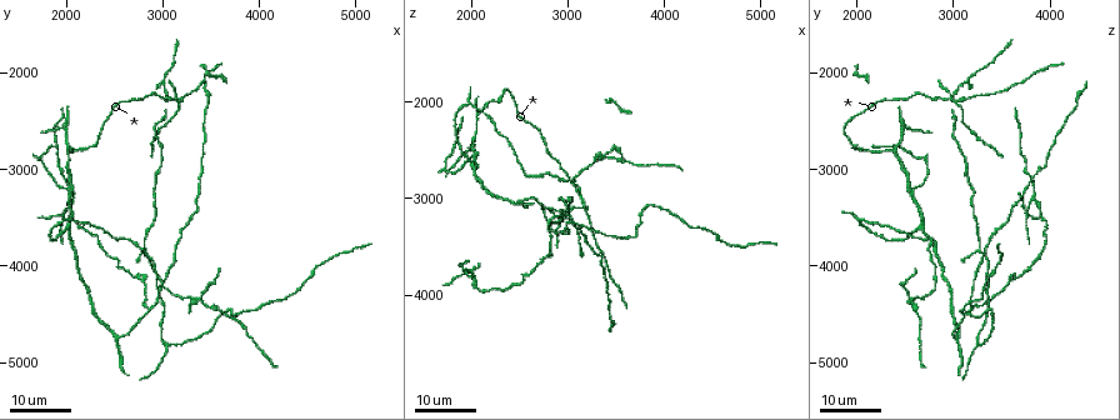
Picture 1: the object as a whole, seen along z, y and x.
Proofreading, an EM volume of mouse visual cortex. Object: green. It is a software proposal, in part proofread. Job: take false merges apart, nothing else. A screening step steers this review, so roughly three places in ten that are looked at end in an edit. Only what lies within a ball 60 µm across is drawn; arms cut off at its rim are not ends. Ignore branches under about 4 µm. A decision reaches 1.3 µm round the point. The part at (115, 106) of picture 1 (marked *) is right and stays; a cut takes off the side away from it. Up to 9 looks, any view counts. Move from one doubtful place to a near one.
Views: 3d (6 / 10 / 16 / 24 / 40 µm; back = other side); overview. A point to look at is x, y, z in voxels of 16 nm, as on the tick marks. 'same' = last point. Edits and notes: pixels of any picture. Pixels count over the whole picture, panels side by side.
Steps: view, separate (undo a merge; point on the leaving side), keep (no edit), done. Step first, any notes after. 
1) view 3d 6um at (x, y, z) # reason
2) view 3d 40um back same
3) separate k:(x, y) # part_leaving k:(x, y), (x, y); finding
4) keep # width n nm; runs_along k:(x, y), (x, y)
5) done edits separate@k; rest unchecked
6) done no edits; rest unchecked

view 3d 16um at (2040, 3200, 2580) # a fork

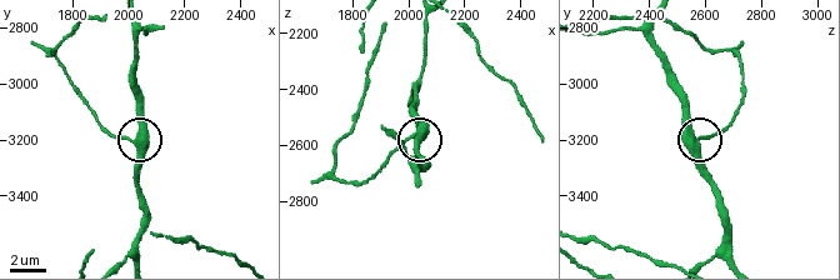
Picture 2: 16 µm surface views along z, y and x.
view 3d 6um at (2020, 3210, 2570) # zoom in

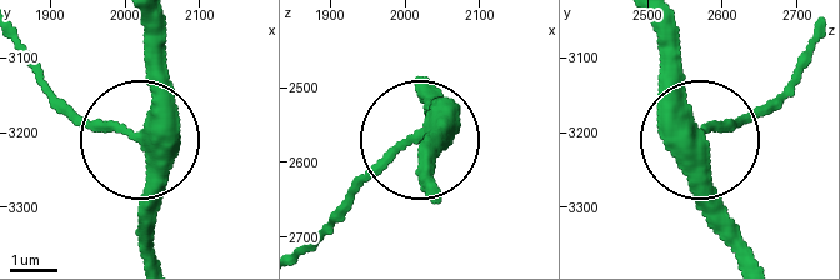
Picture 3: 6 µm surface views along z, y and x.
keep # side_arm 19 um; runs_along 3:(144, 20), (156, 115), (144, 135), (84, 120), (40, 84); one neuron here

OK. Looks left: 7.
view 3d 24um at (3120, 2240, 3000) # four-way junction

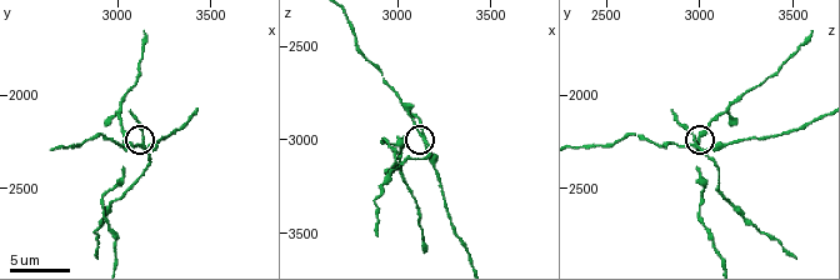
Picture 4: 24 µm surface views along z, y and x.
view 3d 10um at (3120, 2260, 2980) # closer look

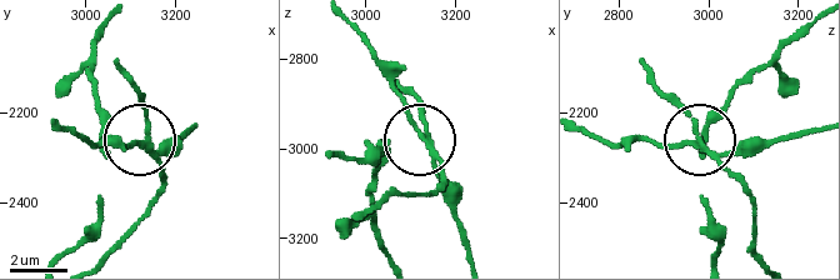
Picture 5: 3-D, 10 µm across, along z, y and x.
separate 5:(160, 180) # side_arm 17 um; part_leaving 5:(151, 151), (159, 171), (154, 200), (101, 256); two neurons meet here

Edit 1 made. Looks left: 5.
view overview

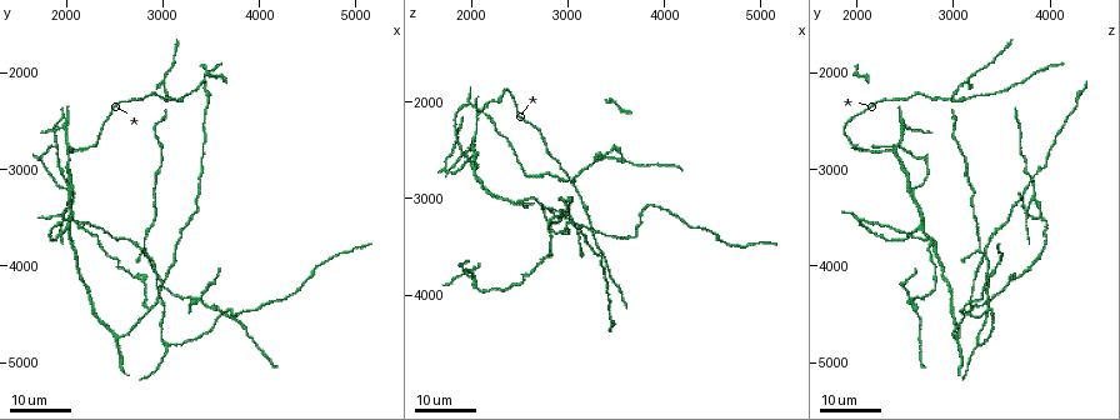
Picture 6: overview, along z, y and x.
view 3d 24um at (3400, 4360, 2560) # thin arm on a thick one

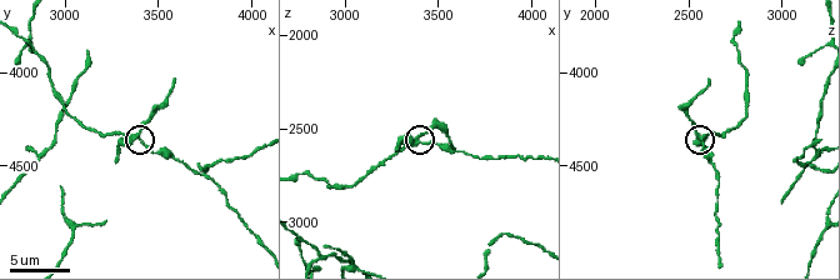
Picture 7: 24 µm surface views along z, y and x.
view 3d 6um at (3400, 4340, 2560)

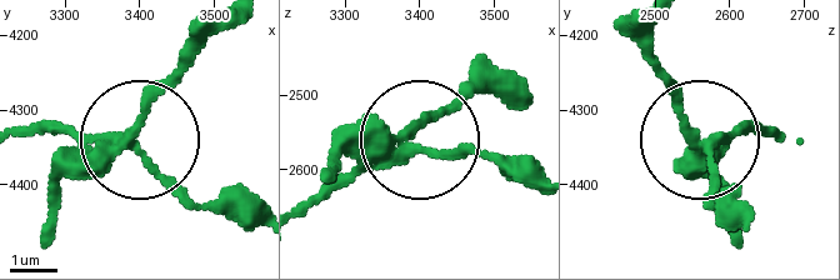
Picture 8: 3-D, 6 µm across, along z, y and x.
separate 8:(60, 200) # side_arm 7 um; arms 3; a second neuron is stuck on

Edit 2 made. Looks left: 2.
done edits separate@5, separate@8; rest unchecked

